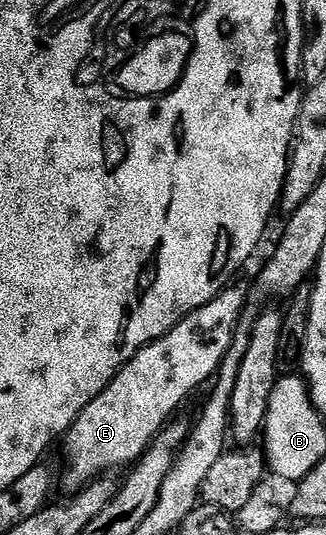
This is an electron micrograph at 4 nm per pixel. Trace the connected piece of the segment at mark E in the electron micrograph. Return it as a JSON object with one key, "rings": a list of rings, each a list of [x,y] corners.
{"rings":[[[234,288],[223,289],[204,307],[189,313],[175,329],[168,331],[160,340],[145,345],[115,375],[110,386],[100,395],[96,395],[96,399],[92,399],[88,407],[84,407],[84,411],[76,418],[64,438],[66,470],[60,473],[61,484],[63,481],[70,491],[77,491],[86,488],[91,481],[97,481],[99,477],[114,471],[110,469],[118,469],[121,465],[133,466],[146,454],[146,448],[154,442],[156,434],[162,432],[177,414],[174,412],[185,403],[186,396],[217,374],[224,355],[228,355],[232,347],[239,325],[244,321],[242,312],[246,309],[246,293],[242,289]]]}

